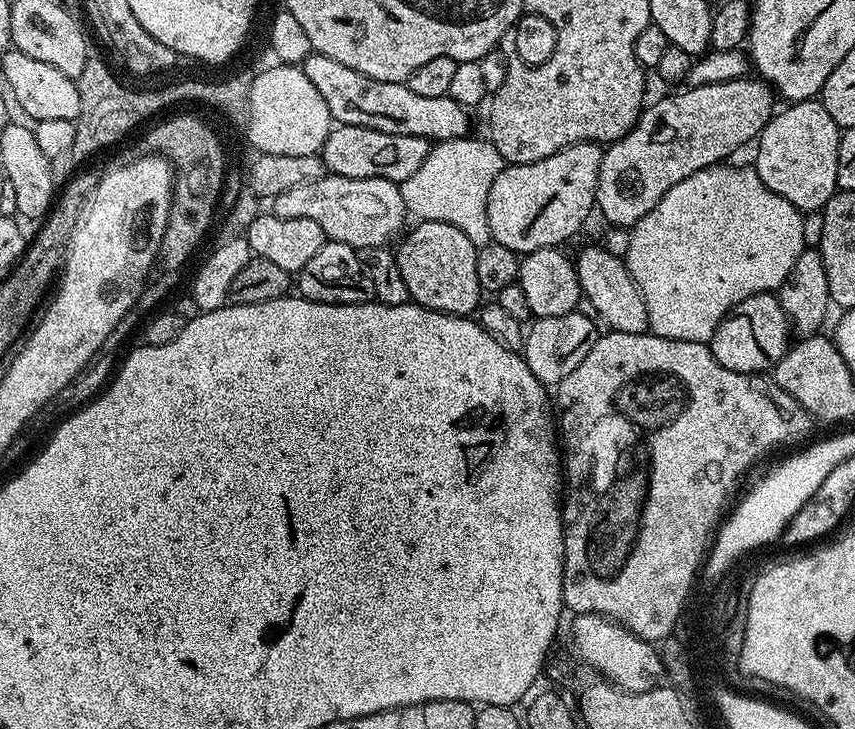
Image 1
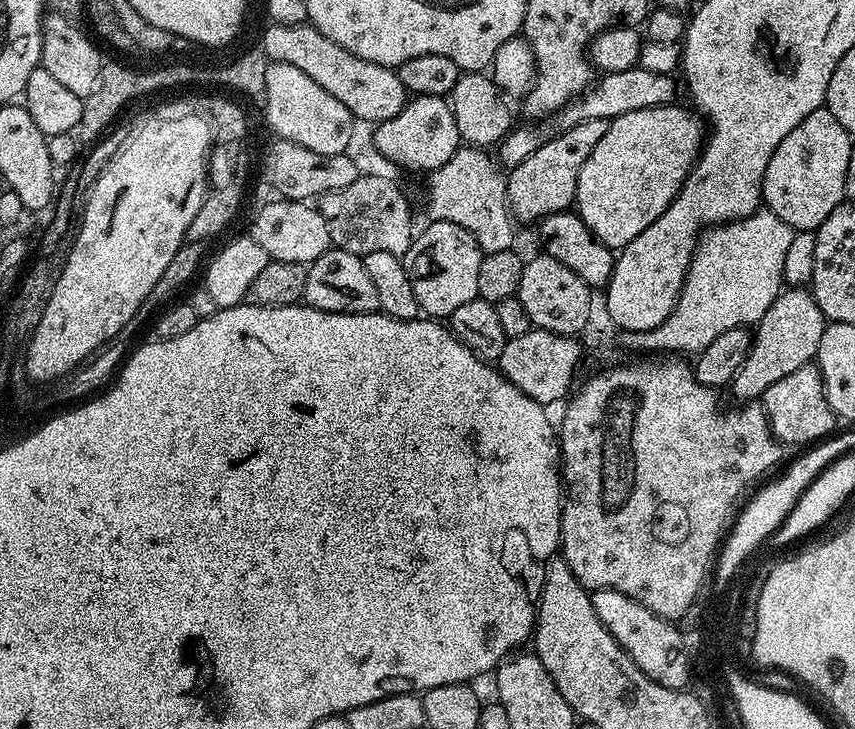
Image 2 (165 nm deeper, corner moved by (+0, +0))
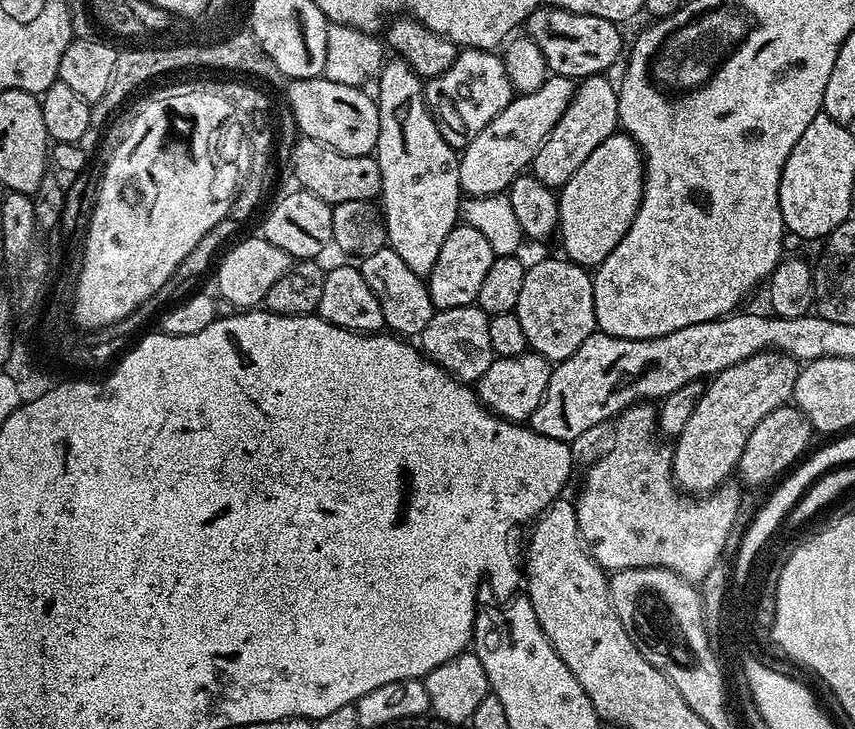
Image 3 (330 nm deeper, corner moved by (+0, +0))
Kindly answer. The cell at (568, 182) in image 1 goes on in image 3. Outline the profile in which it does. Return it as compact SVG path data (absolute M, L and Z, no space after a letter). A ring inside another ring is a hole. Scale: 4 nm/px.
M604 74L583 77L570 106L566 106L566 114L558 118L554 130L550 130L546 142L542 142L538 154L531 162L530 172L546 187L553 190L563 188L566 182L570 182L570 178L574 178L578 166L582 166L582 162L586 162L586 158L594 154L594 146L602 146L606 138L610 138L618 131L620 94L617 85L611 84L608 78Z

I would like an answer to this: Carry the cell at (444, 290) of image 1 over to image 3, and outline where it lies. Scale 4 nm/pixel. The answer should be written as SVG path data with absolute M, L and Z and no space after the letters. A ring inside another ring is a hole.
M463 222L457 223L450 234L446 234L446 242L442 242L442 250L434 262L434 270L430 270L426 278L433 309L475 305L478 290L496 258L490 242L486 242L479 230L474 230L474 226Z

